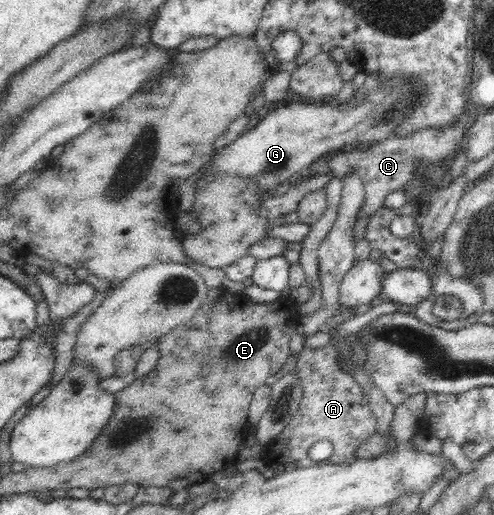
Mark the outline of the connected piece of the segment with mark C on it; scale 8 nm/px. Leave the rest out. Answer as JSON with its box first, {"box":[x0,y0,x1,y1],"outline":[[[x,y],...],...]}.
{"box":[311,110,471,220],"outline":[[[467,110],[460,116],[460,119],[450,127],[443,129],[421,129],[406,137],[389,136],[380,143],[372,145],[366,151],[344,149],[325,156],[318,161],[311,169],[312,173],[317,171],[331,171],[334,177],[343,180],[348,173],[357,173],[363,181],[365,190],[365,203],[361,206],[358,220],[365,220],[373,215],[379,208],[382,208],[389,192],[403,191],[403,188],[415,174],[425,171],[425,166],[435,164],[443,158],[453,157],[459,148],[459,142],[465,138],[465,130],[471,124],[467,122]]]}

